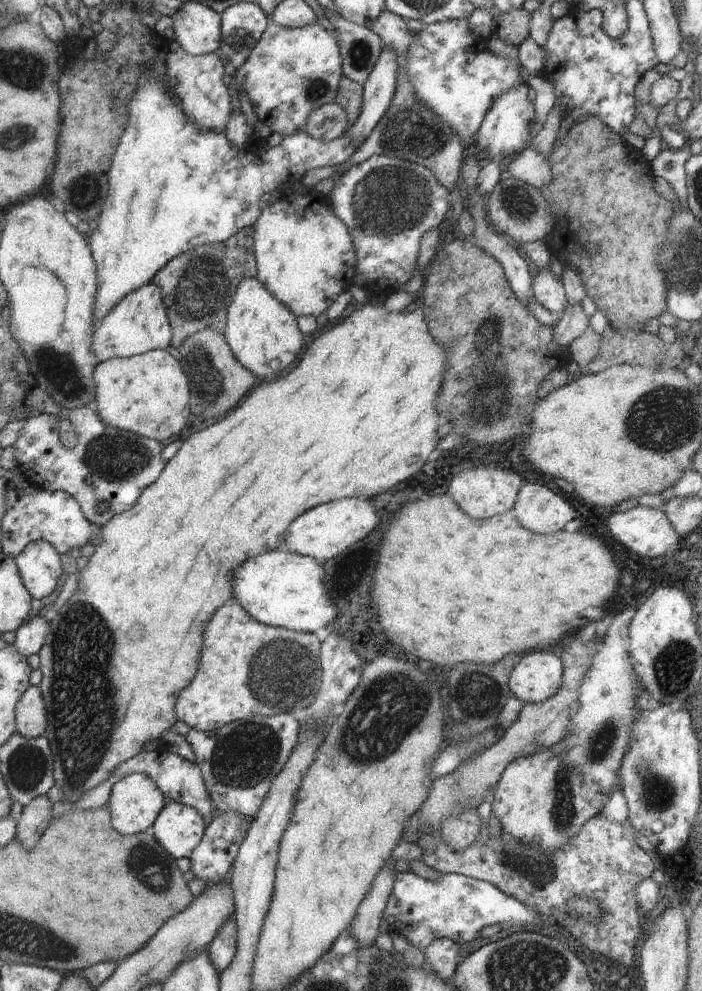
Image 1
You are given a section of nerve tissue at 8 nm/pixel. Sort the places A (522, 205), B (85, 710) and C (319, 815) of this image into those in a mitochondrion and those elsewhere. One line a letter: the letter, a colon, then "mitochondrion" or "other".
A: mitochondrion
B: mitochondrion
C: other

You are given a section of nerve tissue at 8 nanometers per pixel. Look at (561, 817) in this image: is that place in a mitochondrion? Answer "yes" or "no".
yes

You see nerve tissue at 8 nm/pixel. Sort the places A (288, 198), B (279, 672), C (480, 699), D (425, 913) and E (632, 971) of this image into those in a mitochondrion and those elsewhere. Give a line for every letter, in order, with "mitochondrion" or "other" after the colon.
A: other
B: mitochondrion
C: mitochondrion
D: other
E: other

